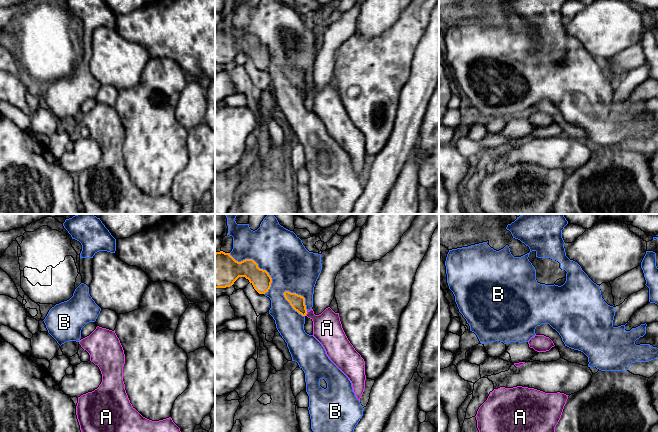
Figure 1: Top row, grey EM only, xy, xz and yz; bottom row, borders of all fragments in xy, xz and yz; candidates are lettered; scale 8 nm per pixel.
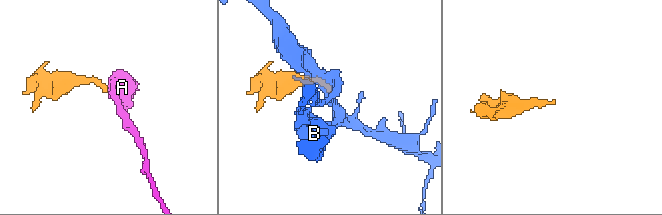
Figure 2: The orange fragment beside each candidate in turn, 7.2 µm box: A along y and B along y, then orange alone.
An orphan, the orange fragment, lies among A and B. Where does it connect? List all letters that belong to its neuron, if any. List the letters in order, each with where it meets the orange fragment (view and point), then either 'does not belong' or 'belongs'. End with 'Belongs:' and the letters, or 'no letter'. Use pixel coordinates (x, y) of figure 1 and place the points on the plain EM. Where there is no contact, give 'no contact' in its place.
A: contact xz (306, 89); belongs
B: contact xz (257, 41); does not belong
Belongs: A

